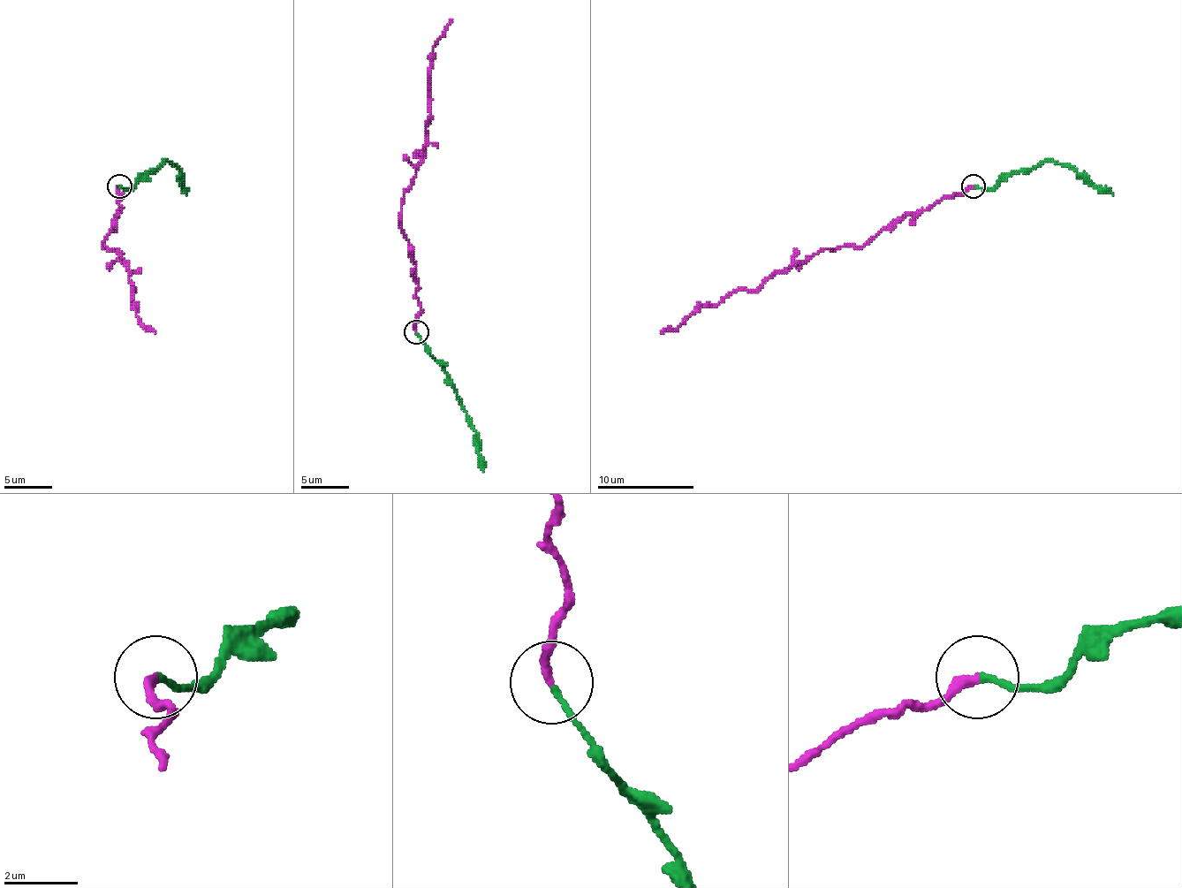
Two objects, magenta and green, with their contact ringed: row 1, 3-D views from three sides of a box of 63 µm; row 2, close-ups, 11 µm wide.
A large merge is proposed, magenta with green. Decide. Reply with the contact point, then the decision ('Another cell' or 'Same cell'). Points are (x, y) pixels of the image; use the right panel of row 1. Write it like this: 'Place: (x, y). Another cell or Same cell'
Place: (973, 186). Another cell

